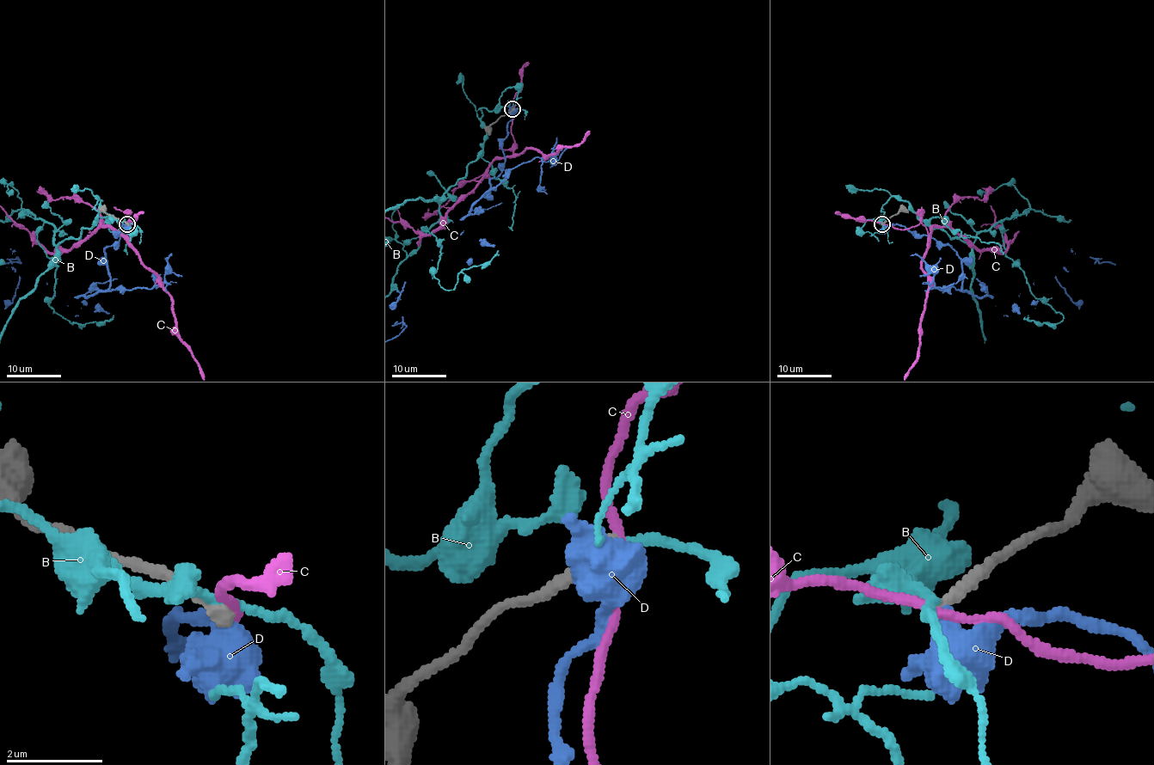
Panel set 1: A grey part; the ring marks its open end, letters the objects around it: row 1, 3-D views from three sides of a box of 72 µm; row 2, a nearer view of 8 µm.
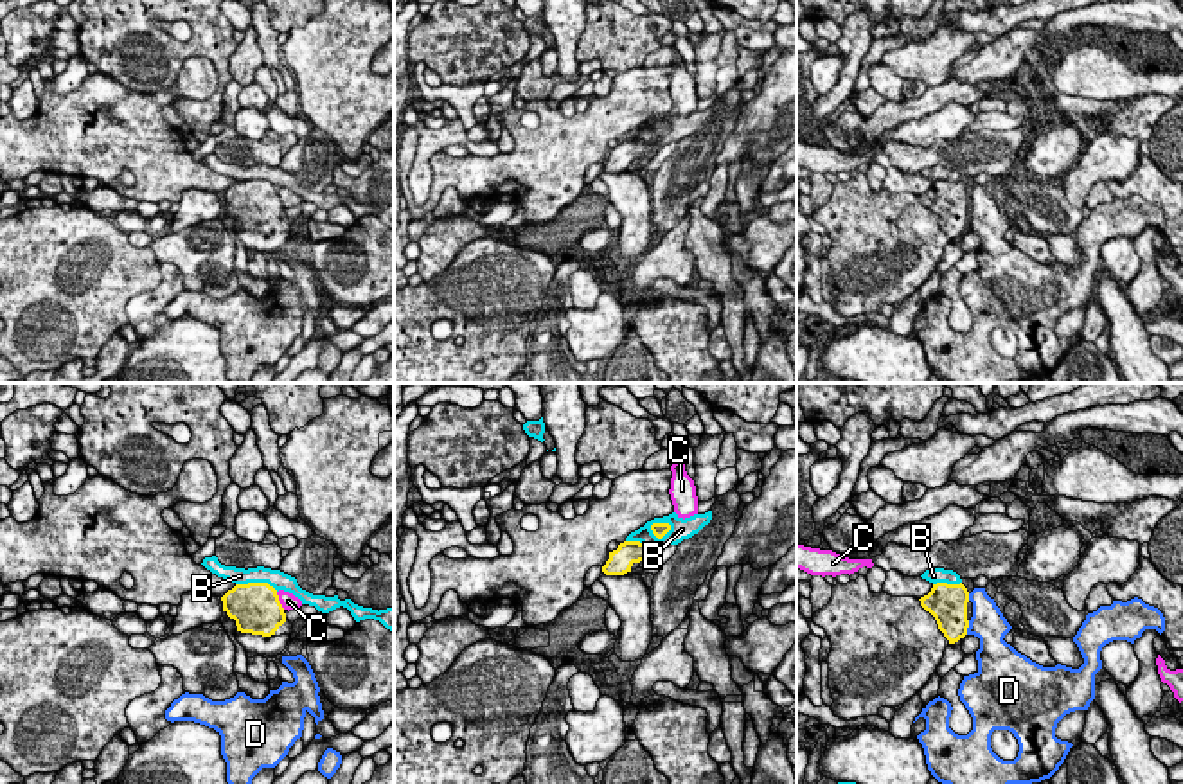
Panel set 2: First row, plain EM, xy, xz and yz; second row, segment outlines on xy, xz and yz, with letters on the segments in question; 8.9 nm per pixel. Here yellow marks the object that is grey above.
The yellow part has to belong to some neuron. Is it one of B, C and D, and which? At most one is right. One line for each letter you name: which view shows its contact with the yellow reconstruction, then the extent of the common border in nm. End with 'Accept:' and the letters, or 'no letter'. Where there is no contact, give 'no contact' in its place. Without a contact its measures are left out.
Accept: no letter

